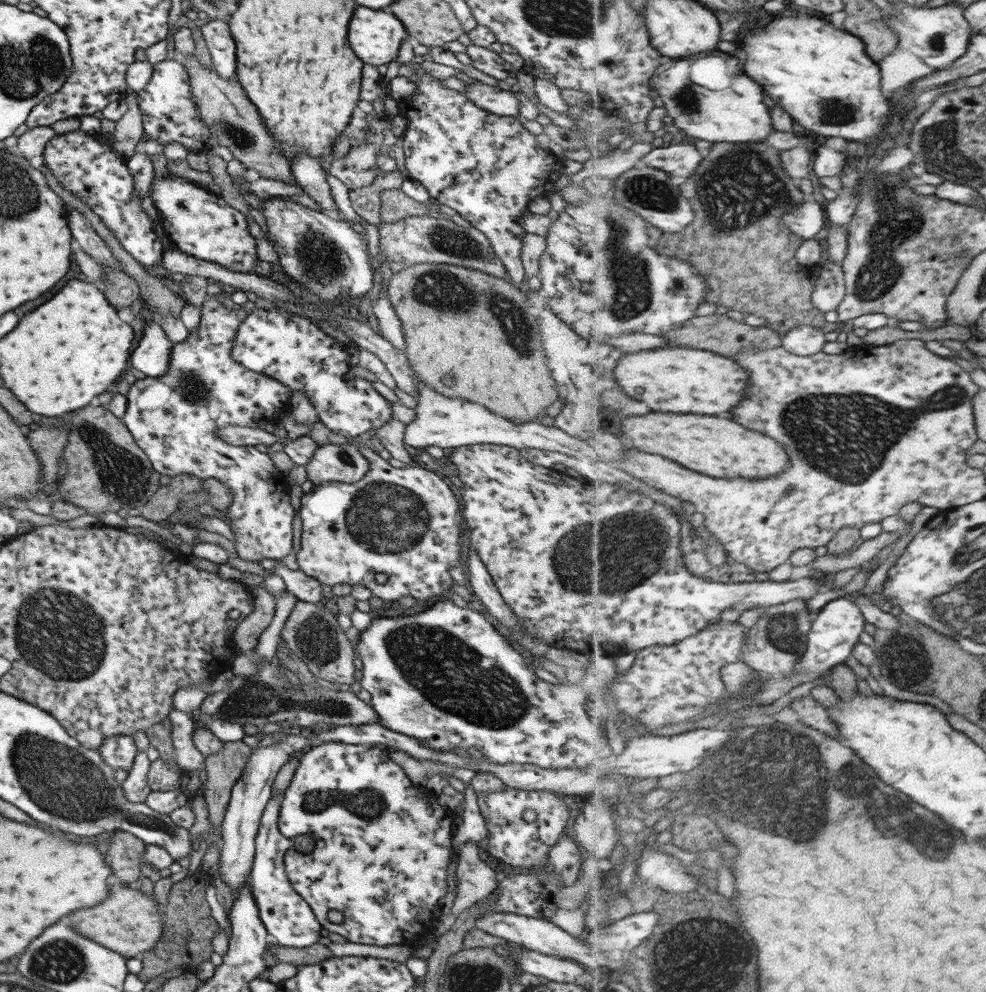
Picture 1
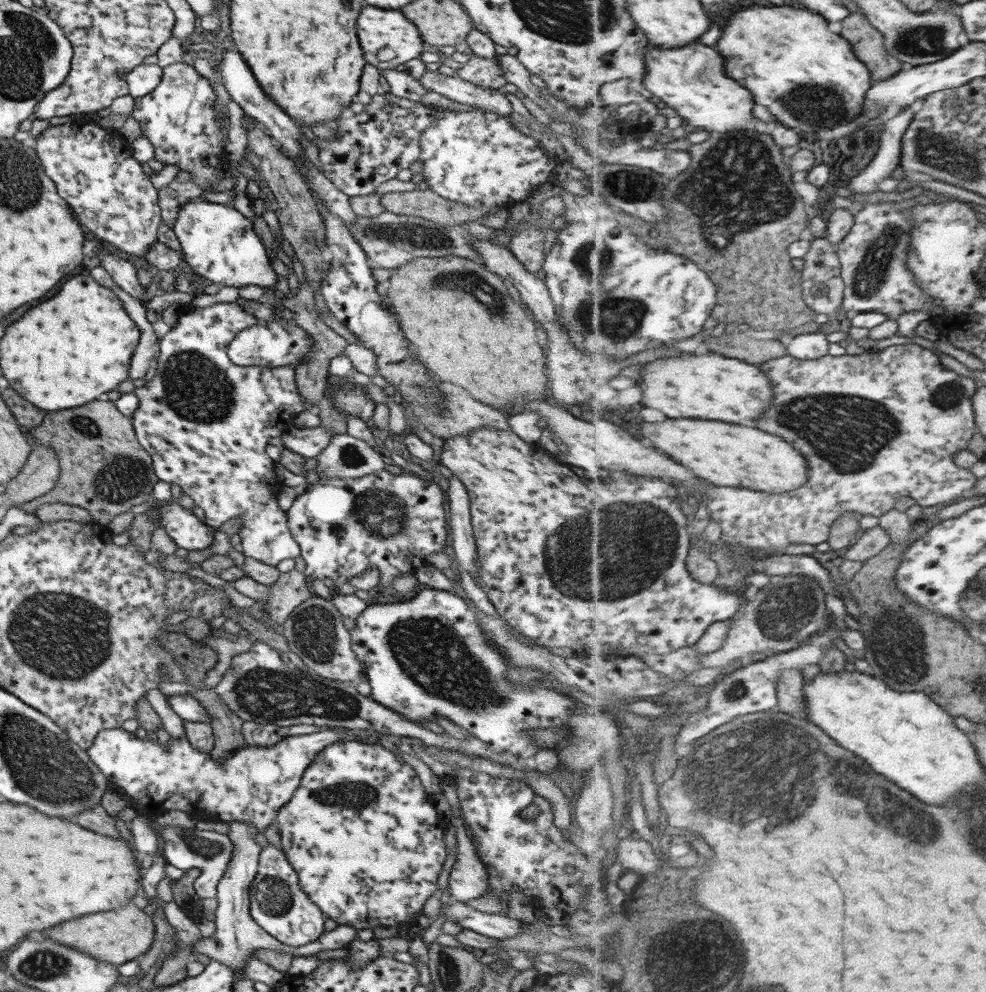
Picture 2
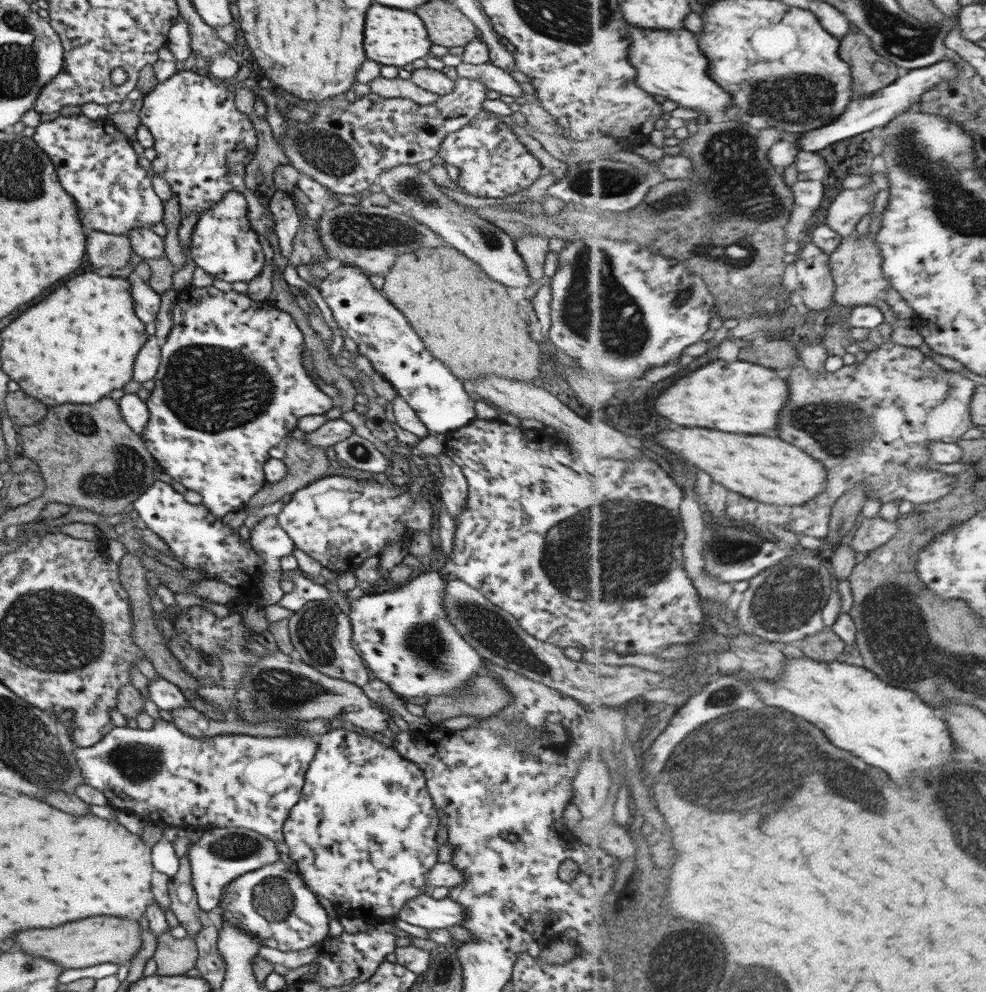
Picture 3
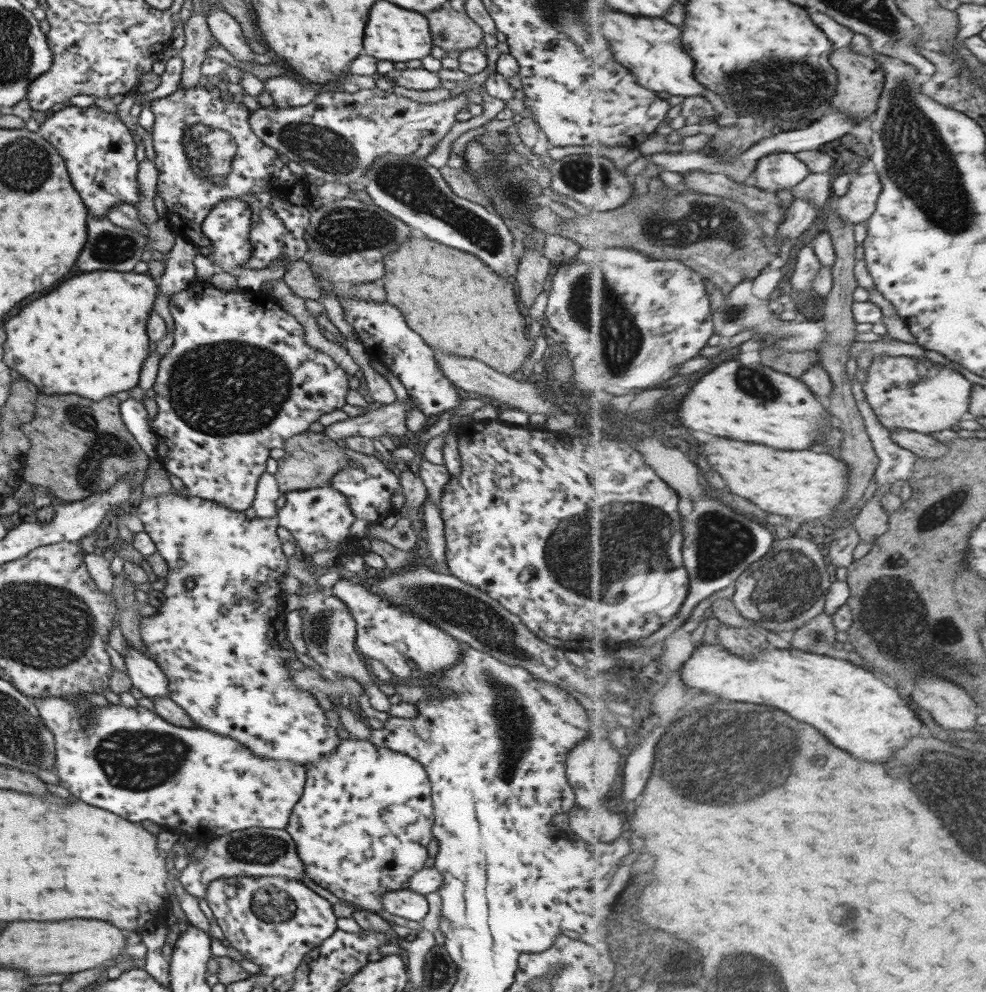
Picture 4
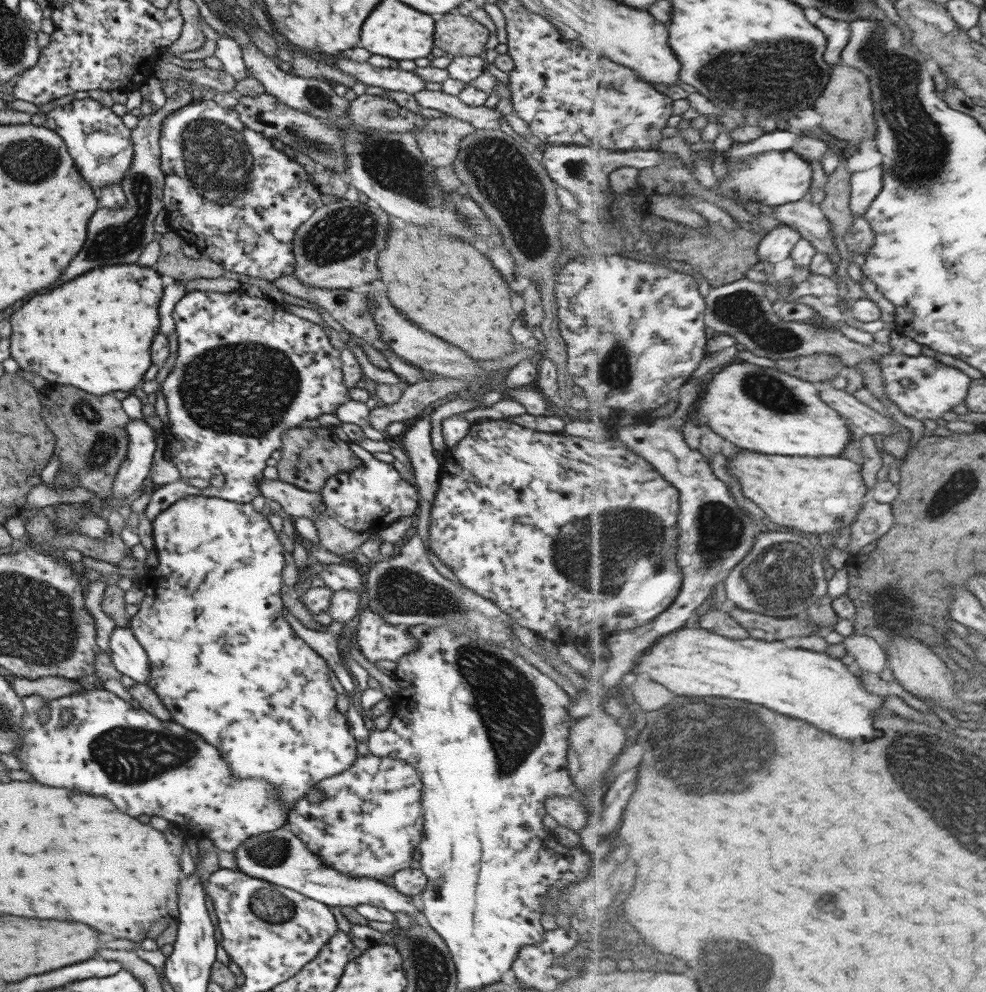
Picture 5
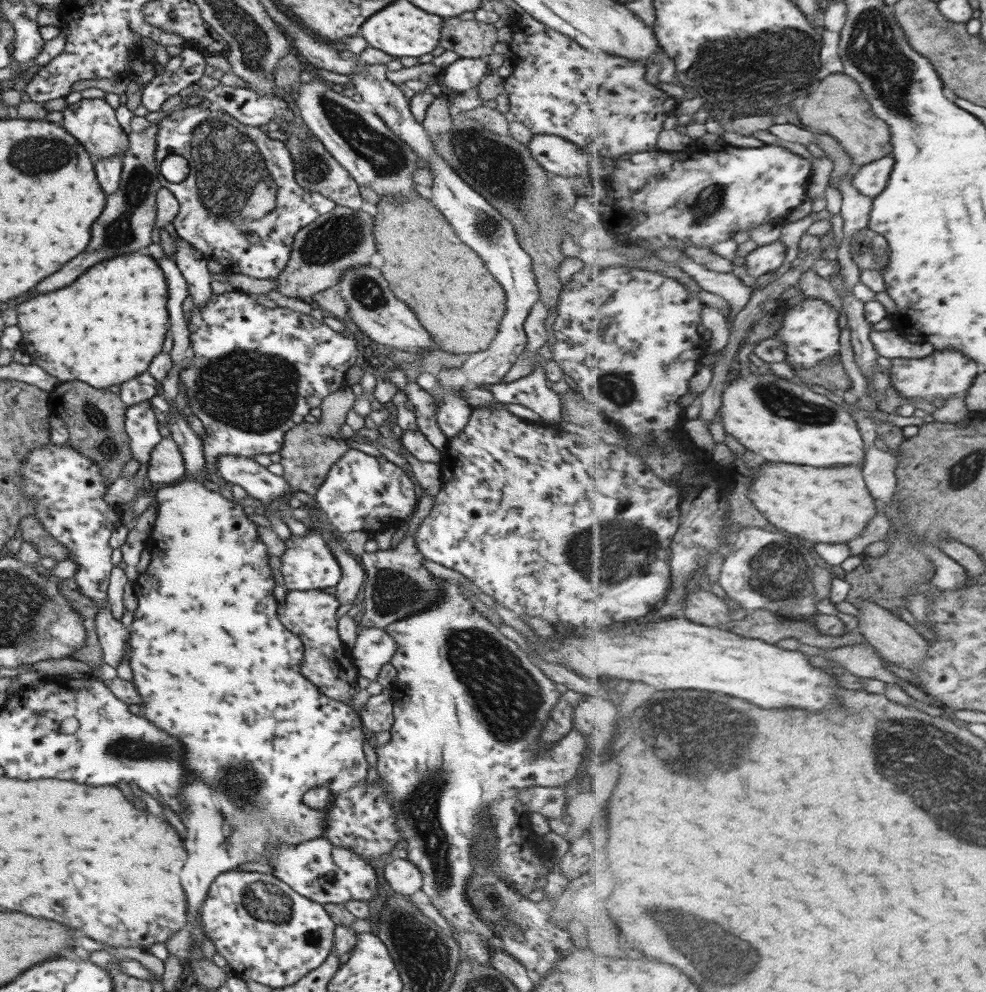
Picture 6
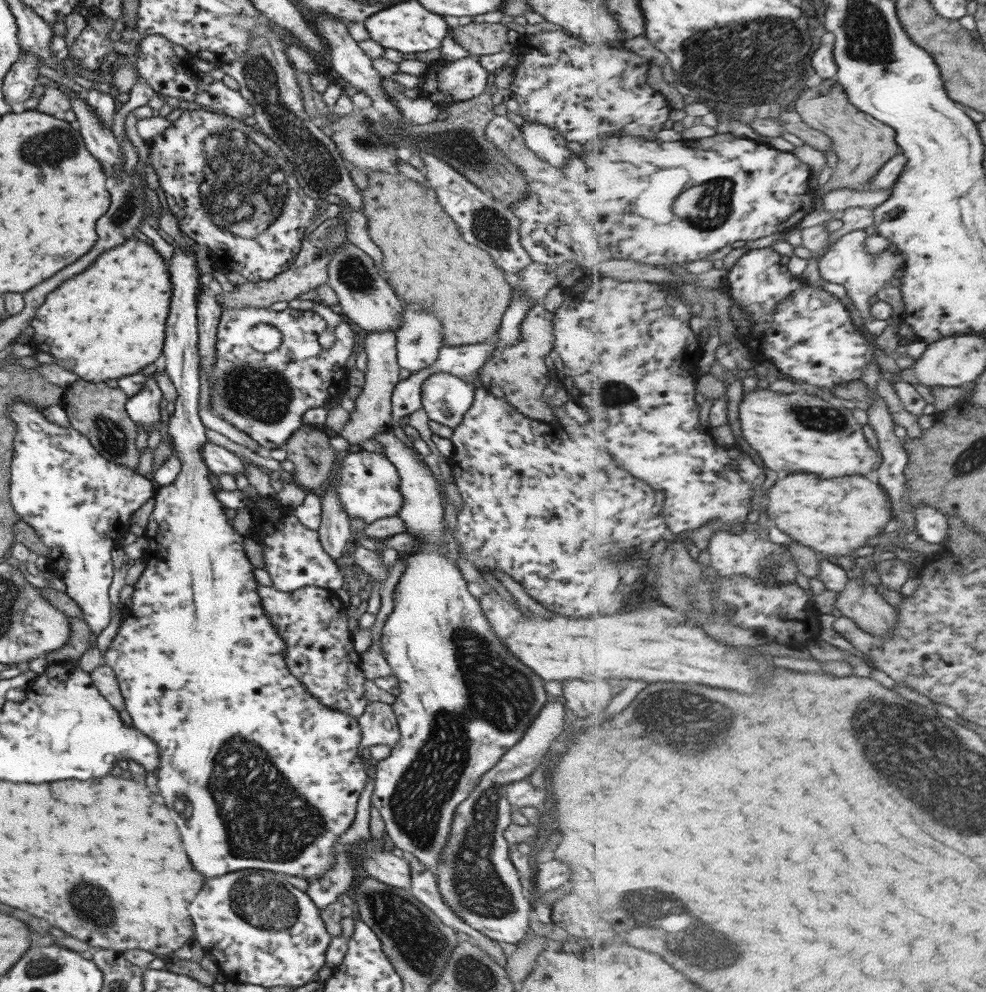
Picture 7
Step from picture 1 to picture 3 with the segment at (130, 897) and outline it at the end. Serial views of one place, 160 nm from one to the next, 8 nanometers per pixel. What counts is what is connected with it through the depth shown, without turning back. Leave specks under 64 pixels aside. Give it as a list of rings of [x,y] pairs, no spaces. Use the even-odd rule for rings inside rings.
[[[95,916],[91,920],[75,920],[57,928],[35,928],[21,930],[13,938],[15,946],[25,954],[33,954],[56,962],[61,968],[87,968],[103,962],[121,964],[128,962],[139,950],[139,927],[135,920]]]

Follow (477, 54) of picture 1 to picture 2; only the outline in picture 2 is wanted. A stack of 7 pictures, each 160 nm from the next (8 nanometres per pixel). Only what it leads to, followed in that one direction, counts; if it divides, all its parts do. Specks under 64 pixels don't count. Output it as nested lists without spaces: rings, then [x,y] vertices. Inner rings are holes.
[[[474,54],[470,55],[467,62],[460,65],[456,75],[479,88],[501,89],[506,83],[503,78],[500,66],[494,57],[479,58]]]

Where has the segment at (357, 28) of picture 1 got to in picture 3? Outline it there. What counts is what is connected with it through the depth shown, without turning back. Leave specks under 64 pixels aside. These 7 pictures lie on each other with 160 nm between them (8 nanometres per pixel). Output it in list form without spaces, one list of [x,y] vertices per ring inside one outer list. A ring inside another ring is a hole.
[[[371,4],[371,8],[367,8],[365,28],[363,28],[363,48],[367,59],[380,65],[402,67],[417,58],[425,58],[430,45],[426,28],[415,14],[405,10],[385,8],[379,4]]]

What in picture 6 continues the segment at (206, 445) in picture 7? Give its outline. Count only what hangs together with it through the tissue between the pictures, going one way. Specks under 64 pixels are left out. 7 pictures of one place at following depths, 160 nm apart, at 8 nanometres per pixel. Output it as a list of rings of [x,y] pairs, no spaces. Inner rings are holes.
[[[219,455],[216,458],[215,466],[216,466],[216,472],[220,474],[221,478],[223,478],[227,482],[231,482],[231,484],[237,484],[237,486],[240,486],[241,488],[243,488],[243,490],[245,490],[249,498],[249,501],[256,500],[257,502],[270,503],[275,499],[278,500],[286,499],[287,494],[289,494],[289,492],[292,493],[292,497],[293,497],[293,492],[289,491],[289,485],[287,482],[285,482],[282,476],[280,477],[269,473],[269,471],[267,471],[265,467],[253,461],[251,457]]]

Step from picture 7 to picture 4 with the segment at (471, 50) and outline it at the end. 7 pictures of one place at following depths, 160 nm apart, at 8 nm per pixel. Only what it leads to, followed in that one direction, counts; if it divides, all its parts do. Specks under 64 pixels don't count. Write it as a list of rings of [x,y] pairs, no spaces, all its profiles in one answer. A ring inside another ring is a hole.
[[[447,6],[429,12],[427,20],[432,46],[439,46],[445,51],[457,50],[459,53],[467,48],[481,46],[482,30],[464,14],[464,11],[456,11]]]

